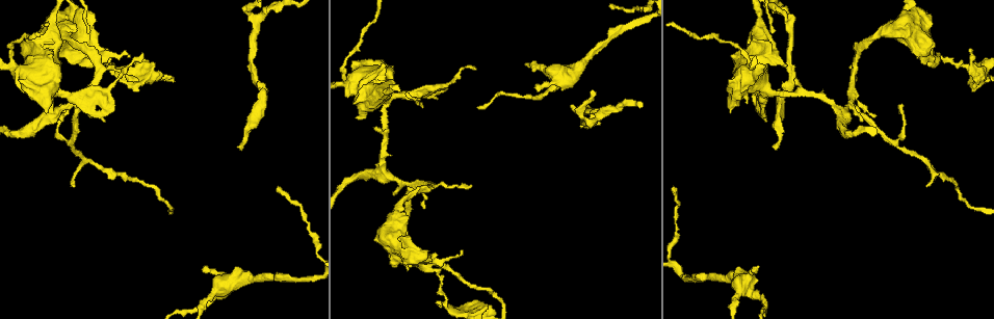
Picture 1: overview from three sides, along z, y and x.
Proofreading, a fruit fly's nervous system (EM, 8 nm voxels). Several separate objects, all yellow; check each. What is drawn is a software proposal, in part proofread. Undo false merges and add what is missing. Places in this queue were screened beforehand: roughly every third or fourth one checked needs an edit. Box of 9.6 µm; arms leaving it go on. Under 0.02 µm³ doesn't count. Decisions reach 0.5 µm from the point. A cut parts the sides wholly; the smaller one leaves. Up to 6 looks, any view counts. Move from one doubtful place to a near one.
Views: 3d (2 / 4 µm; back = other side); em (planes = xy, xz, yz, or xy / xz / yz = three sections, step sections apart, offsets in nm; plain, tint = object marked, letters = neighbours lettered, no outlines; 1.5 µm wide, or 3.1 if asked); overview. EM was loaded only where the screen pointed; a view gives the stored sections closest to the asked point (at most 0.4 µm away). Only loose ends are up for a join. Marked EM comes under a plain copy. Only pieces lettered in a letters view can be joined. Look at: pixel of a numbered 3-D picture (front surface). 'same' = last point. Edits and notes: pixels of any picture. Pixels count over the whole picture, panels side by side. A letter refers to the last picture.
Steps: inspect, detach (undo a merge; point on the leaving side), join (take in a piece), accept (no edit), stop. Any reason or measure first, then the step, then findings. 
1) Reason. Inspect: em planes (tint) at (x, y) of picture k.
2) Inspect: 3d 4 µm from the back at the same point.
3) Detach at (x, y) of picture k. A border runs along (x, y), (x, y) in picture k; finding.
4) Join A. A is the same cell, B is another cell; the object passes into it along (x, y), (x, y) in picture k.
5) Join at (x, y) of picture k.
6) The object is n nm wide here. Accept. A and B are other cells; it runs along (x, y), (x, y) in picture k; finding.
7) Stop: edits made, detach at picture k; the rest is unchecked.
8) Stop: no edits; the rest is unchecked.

Three-way junction. Inspect: em xz step 8 (tint) at (774, 93) of picture 1.

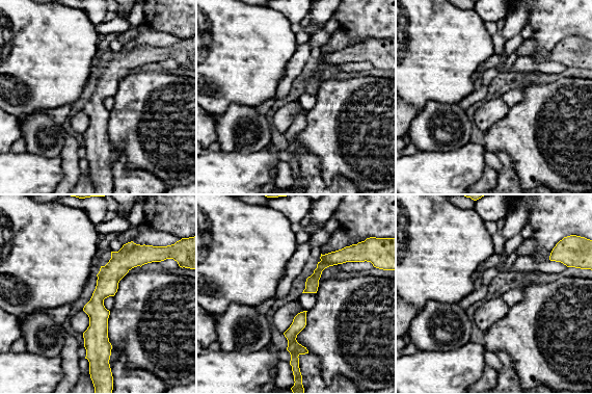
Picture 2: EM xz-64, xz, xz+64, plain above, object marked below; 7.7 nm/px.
Inspect: em planes (tint) at the same point.

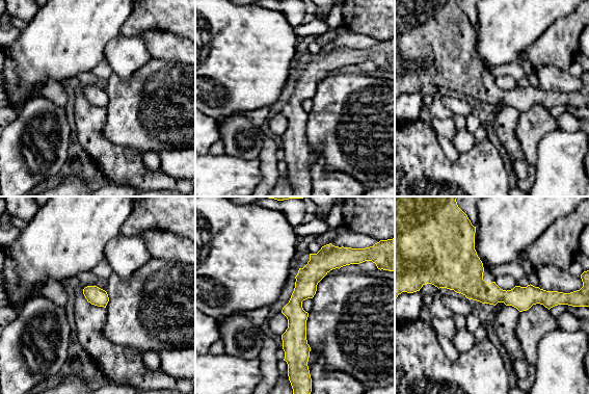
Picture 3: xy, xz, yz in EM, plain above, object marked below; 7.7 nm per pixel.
Inspect: em planes (letters) at the same point.

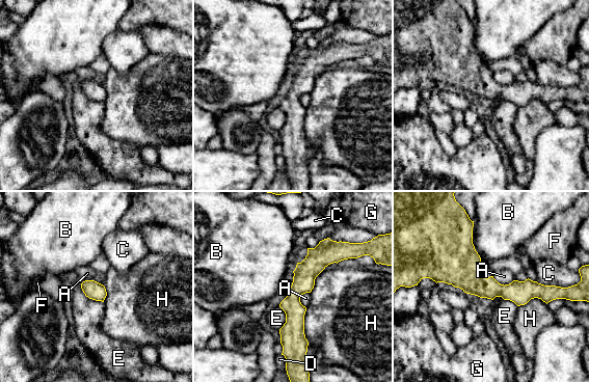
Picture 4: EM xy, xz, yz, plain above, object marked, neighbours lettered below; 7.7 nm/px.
The object is 140 nm wide here. Accept. A, B, C, D, E, F, G and H are other cells; a border runs along (492, 275), (504, 284), (514, 280) in picture 4; one neuron here.

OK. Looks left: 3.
Sharp bend. Inspect: 3d 2 µm at (852, 104) of picture 1.

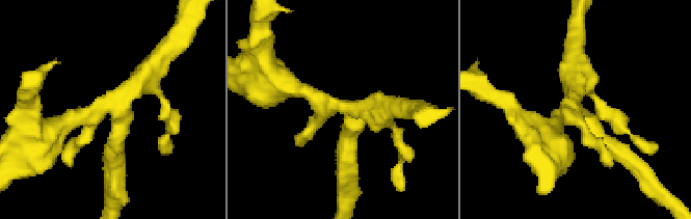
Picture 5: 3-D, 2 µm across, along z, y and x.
Inspect: em yz step 4 (letters) at (104, 107) of picture 5.

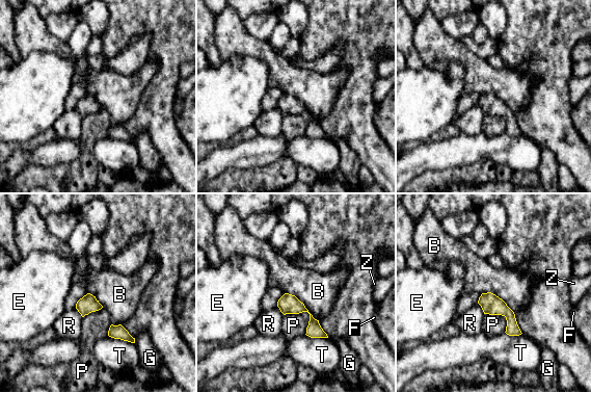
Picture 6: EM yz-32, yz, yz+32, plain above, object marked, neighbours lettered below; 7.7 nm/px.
The object is 70 nm wide here. Accept. B, E, F, G, P, R, T and Z are other cells; a border runs along (477, 303), (484, 313) in picture 6; all the same neuron.

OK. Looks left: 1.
Stop: no edits; the rest is unchecked.

